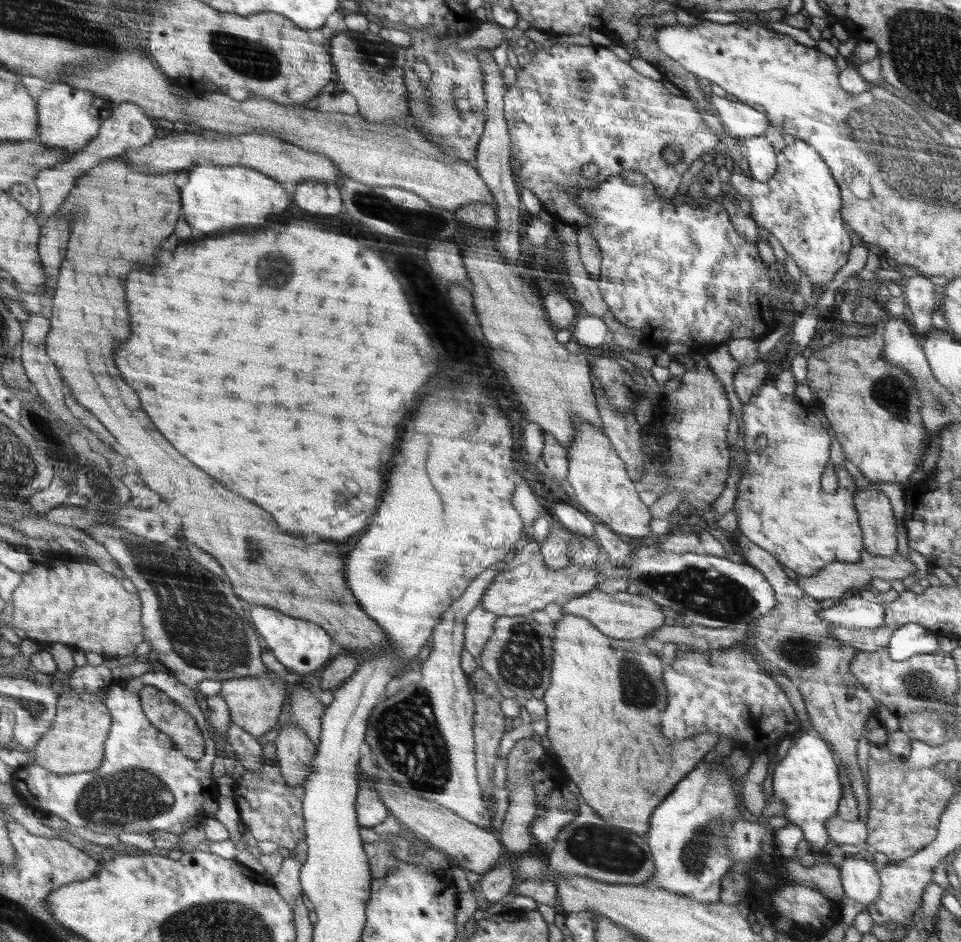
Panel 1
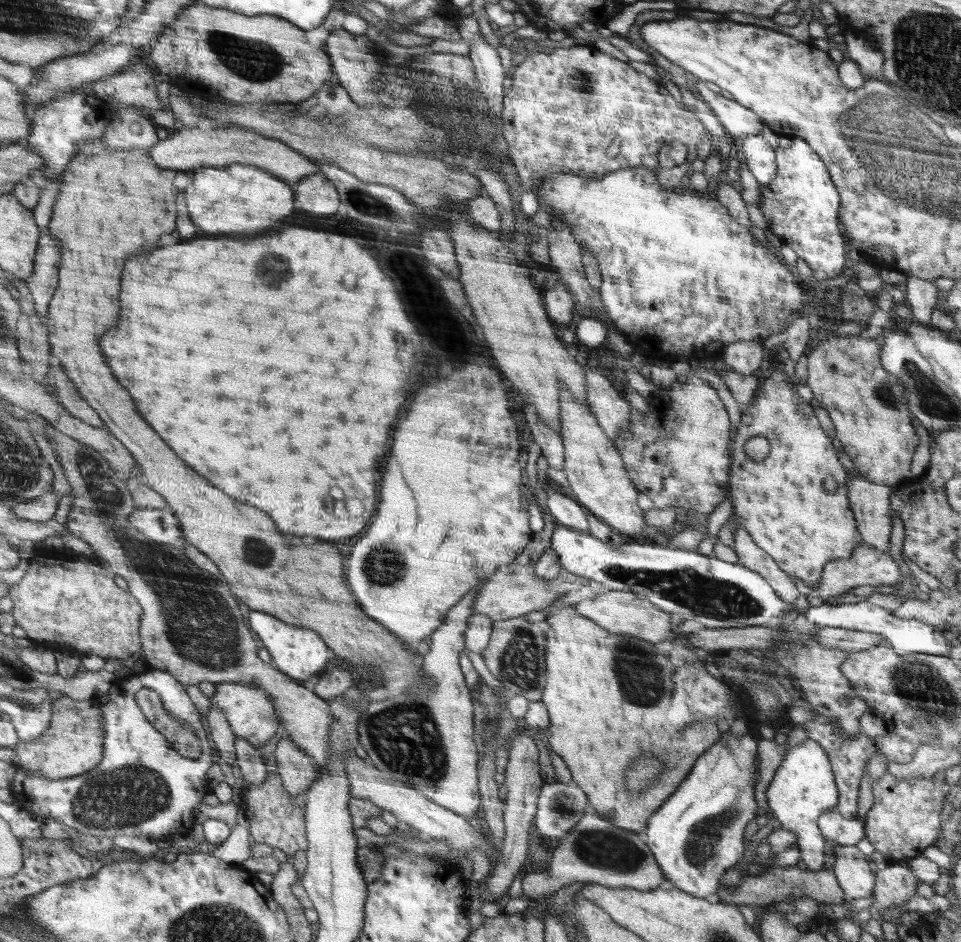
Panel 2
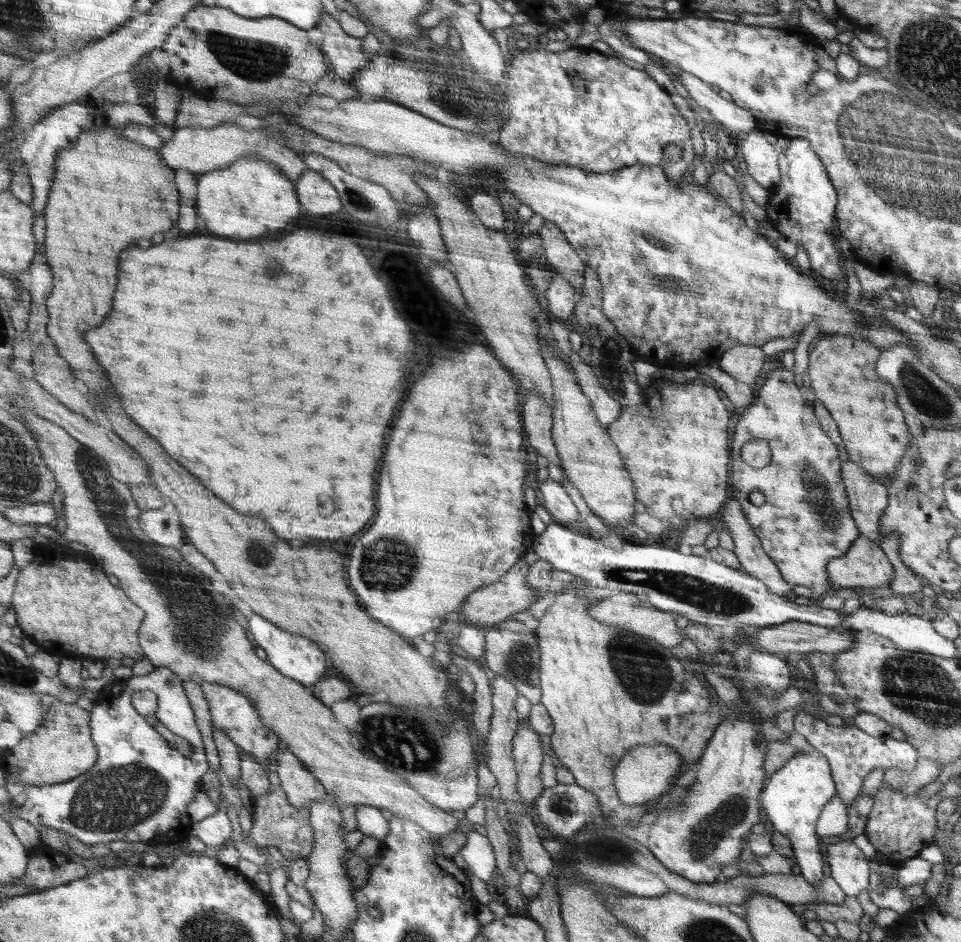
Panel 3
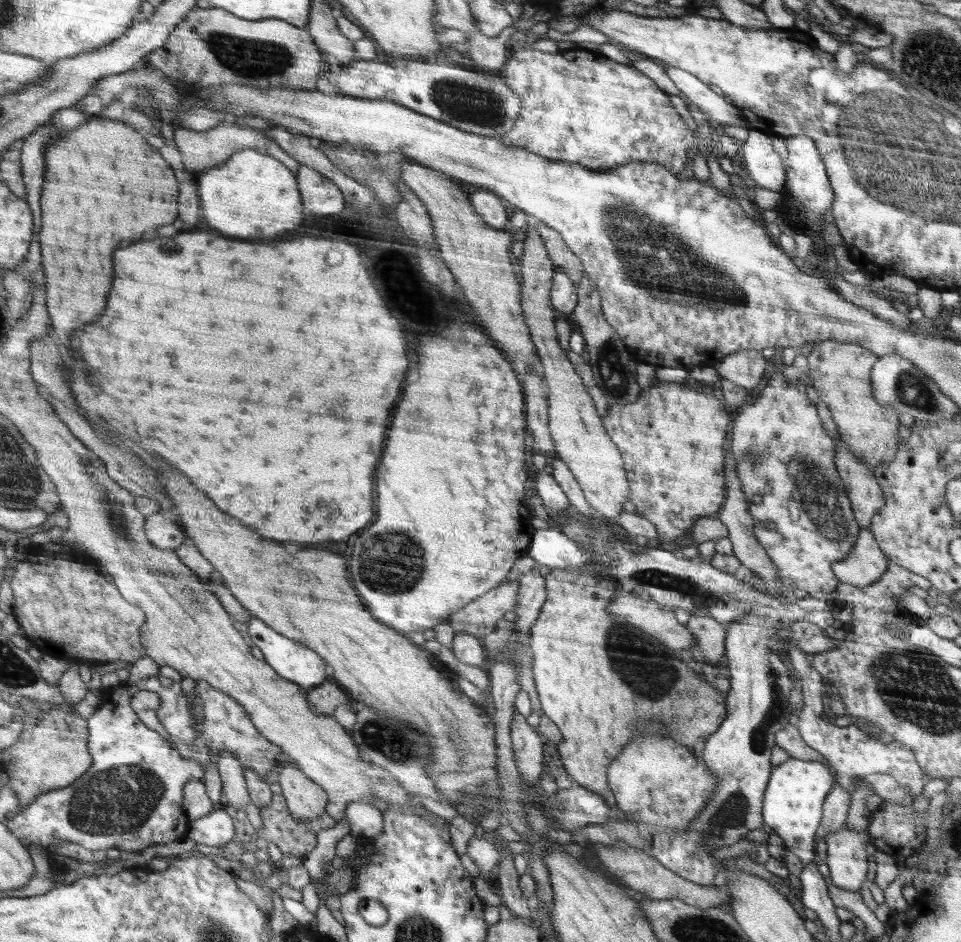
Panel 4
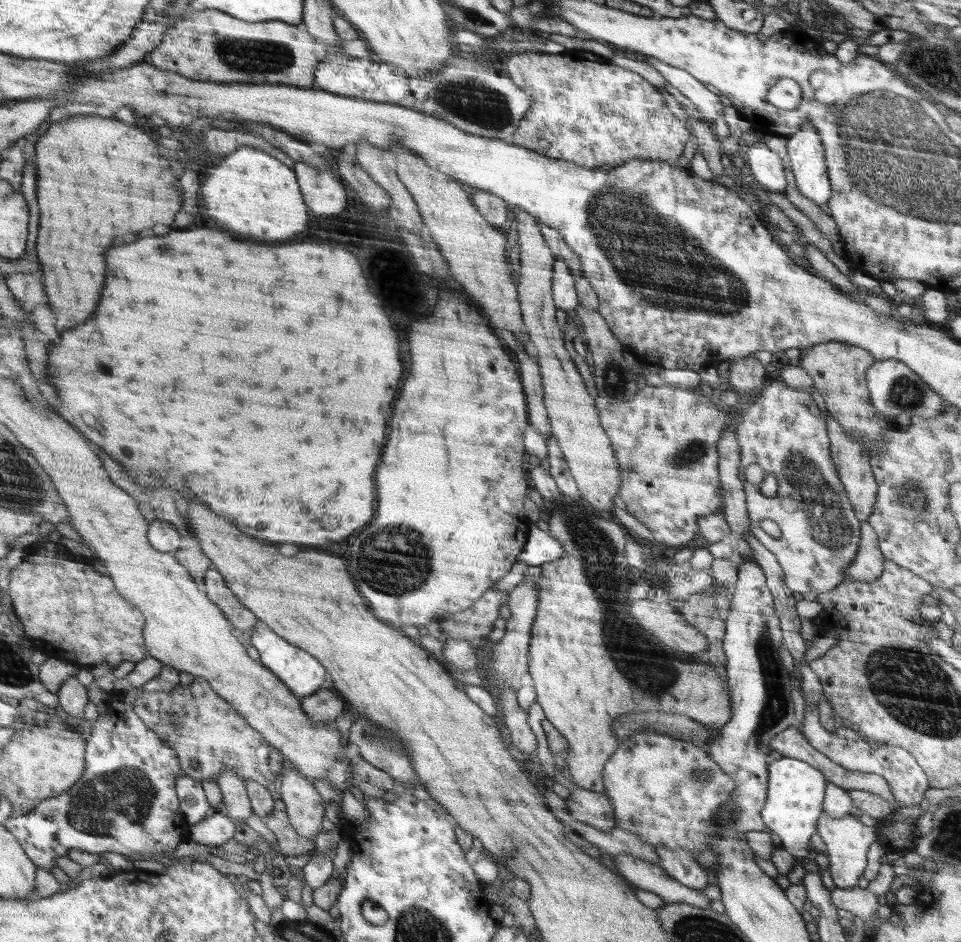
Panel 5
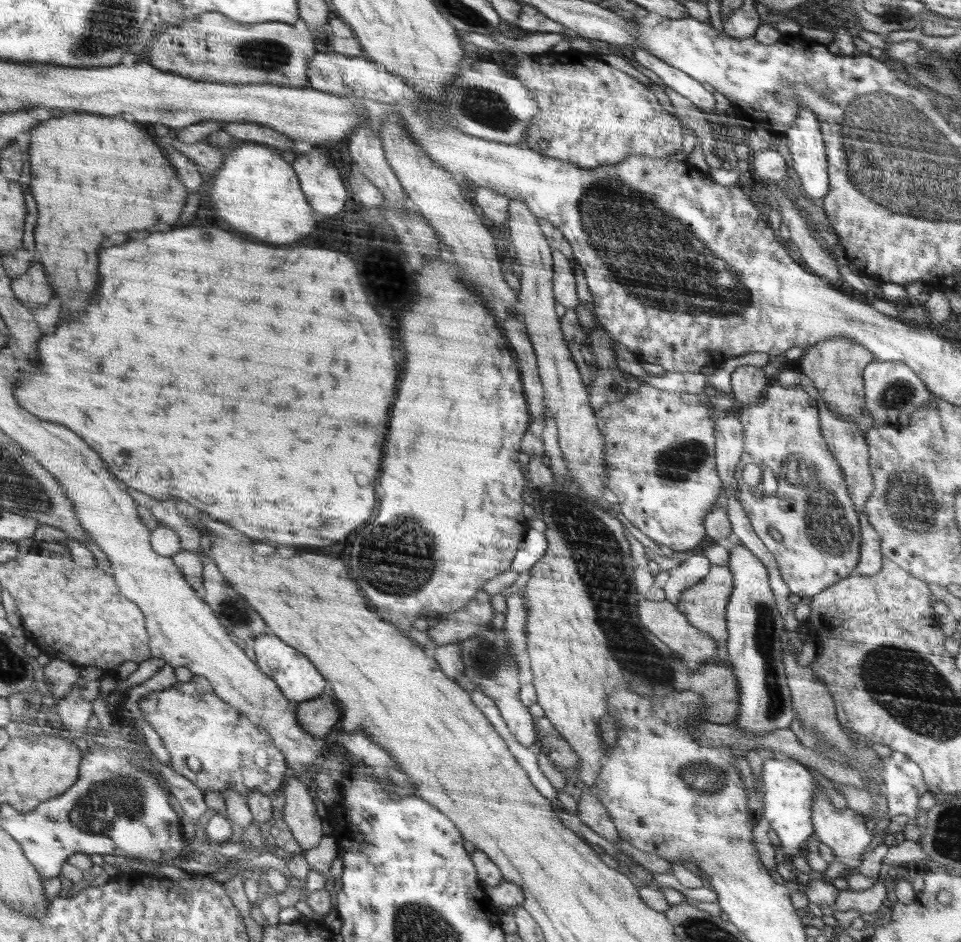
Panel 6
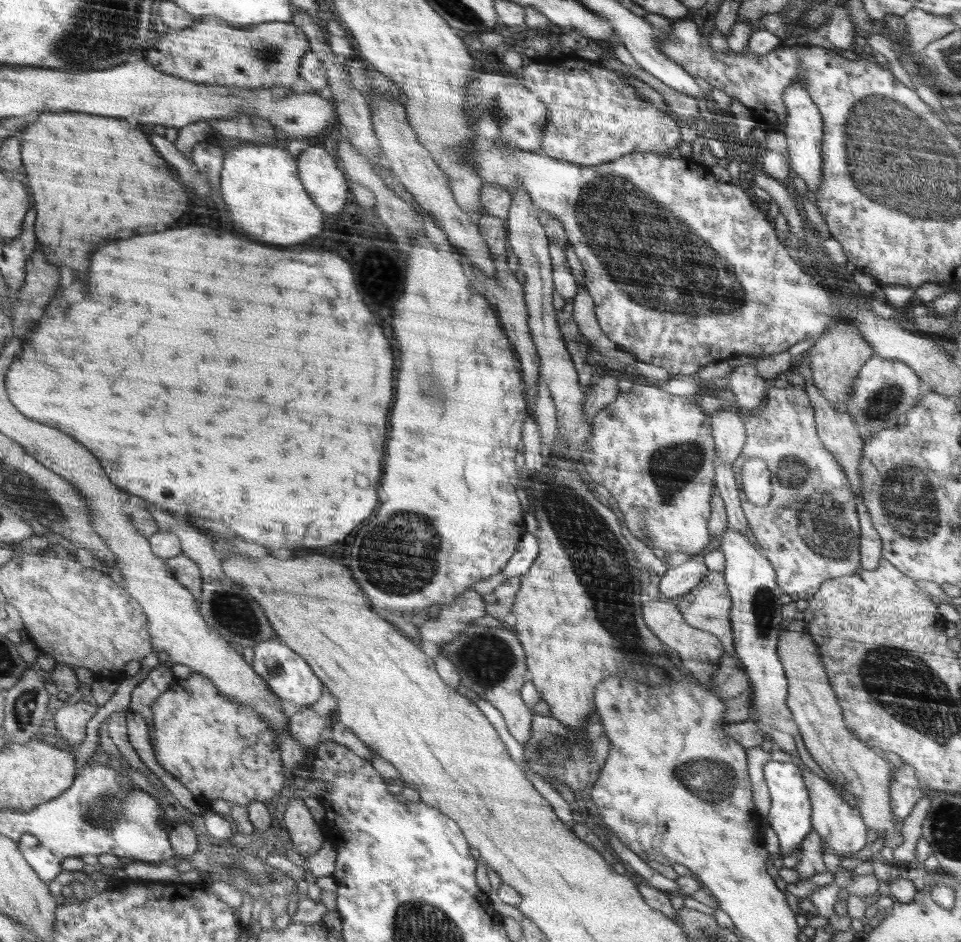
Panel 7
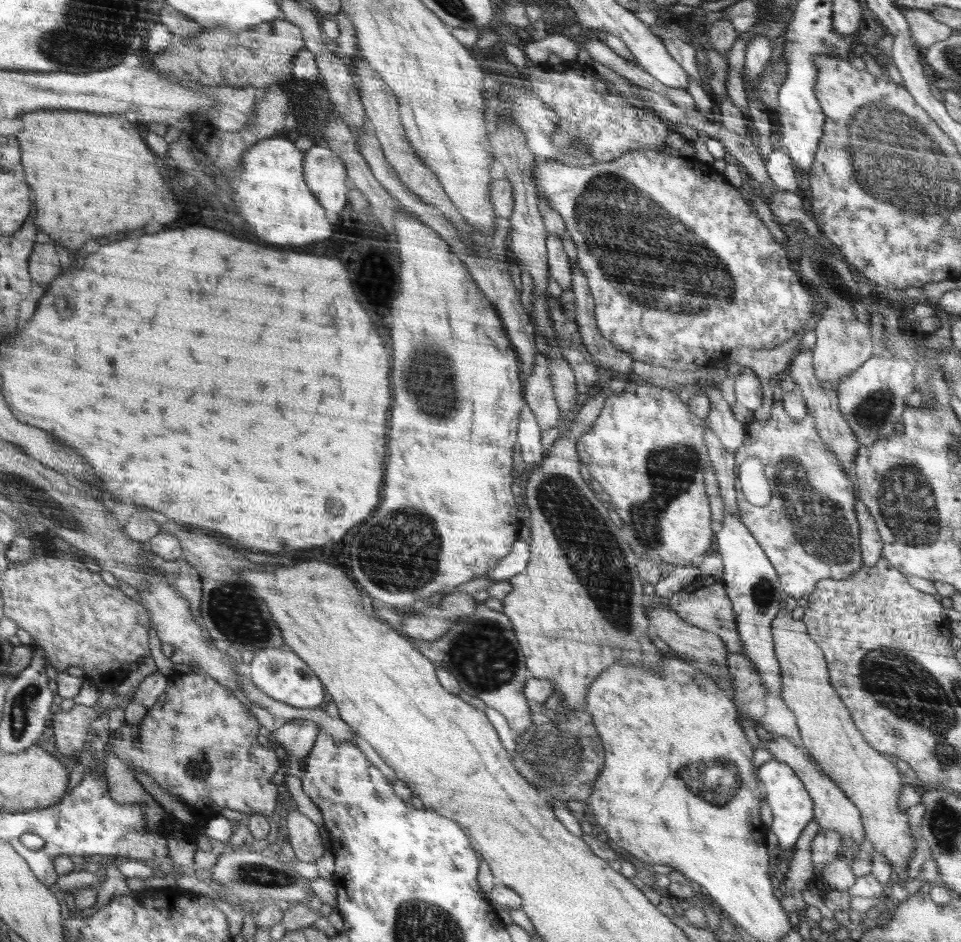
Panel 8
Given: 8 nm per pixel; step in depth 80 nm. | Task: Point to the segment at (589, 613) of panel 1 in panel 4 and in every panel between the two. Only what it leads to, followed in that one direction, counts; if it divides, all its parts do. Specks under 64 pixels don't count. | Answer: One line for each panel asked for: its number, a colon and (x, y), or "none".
2: (620, 612)
3: (626, 609)
4: (658, 620)

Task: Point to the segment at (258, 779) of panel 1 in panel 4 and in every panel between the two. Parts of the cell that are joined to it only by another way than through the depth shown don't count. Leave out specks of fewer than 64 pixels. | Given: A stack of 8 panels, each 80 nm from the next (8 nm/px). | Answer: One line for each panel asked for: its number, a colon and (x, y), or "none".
2: (277, 818)
3: (275, 822)
4: (292, 836)

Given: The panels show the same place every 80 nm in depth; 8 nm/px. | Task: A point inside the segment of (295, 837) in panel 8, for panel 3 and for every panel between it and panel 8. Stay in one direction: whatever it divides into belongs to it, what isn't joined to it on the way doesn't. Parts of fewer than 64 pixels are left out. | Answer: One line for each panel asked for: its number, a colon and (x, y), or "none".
3: (302, 789)
4: (306, 800)
5: (305, 807)
6: (300, 813)
7: (307, 836)

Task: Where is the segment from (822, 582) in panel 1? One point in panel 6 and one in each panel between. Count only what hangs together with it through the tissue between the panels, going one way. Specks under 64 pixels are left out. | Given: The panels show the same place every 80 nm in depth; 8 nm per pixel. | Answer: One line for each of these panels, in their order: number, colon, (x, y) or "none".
2: (867, 566)
3: (864, 565)
4: (865, 564)
5: (867, 566)
6: (871, 560)

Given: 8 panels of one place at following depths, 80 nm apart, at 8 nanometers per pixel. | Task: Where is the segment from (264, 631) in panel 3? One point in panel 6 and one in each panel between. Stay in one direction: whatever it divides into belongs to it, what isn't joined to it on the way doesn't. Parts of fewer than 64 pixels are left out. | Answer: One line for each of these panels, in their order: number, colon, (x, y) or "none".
4: (297, 663)
5: (303, 673)
6: (298, 677)

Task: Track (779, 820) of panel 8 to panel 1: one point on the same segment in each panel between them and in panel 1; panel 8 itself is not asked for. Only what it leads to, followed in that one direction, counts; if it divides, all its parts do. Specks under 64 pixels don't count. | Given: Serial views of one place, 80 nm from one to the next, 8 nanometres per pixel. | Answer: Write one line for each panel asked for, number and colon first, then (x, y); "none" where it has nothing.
1: (807, 781)
2: (803, 788)
3: (797, 792)
4: (793, 804)
5: (795, 789)
6: (790, 788)
7: (790, 814)

